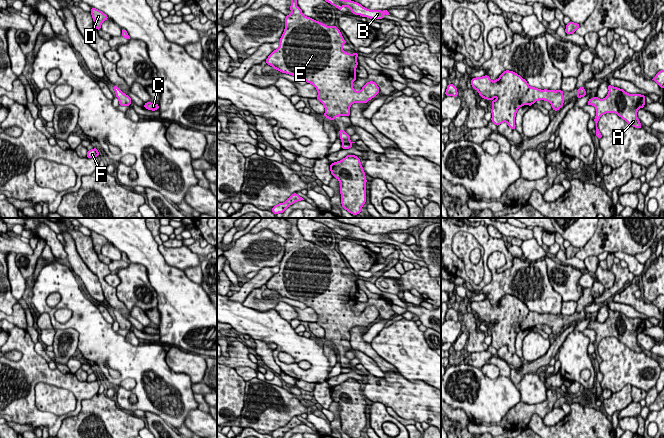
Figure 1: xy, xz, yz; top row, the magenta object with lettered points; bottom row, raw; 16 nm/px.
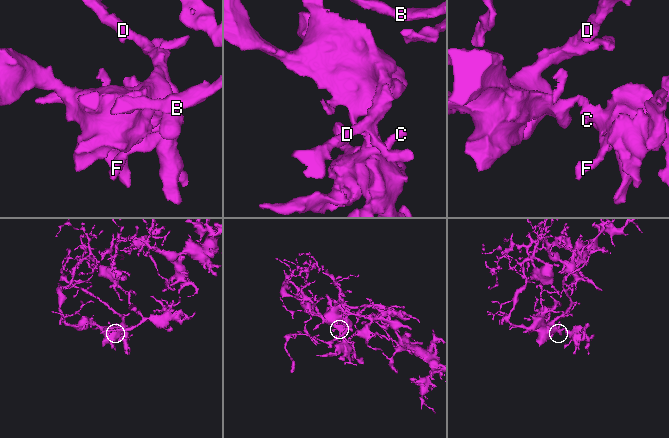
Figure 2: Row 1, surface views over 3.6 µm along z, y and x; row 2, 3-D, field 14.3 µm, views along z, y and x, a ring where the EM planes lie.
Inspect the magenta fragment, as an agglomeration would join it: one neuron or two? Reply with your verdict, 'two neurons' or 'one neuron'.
one neuron

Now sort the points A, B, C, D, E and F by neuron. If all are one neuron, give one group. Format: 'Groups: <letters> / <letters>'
Groups: A B C D E F

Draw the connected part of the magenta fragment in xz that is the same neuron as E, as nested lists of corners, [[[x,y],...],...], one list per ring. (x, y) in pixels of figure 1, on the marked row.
[[[291,0],[291,14],[285,18],[285,30],[280,38],[279,48],[274,50],[265,60],[267,65],[274,69],[292,76],[304,79],[307,83],[311,83],[318,91],[316,97],[325,107],[324,117],[334,121],[335,117],[350,116],[350,106],[353,103],[368,103],[379,93],[379,87],[374,81],[367,82],[360,91],[356,91],[352,83],[356,80],[356,68],[358,65],[358,53],[350,54],[343,51],[342,46],[347,44],[341,35],[340,30],[334,26],[327,26],[310,17],[305,16],[299,6],[296,5],[297,0]]]

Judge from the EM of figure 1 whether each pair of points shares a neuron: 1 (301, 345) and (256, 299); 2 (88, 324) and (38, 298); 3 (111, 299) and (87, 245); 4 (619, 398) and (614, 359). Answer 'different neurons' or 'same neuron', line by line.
1: different neurons
2: same neuron
3: same neuron
4: different neurons

